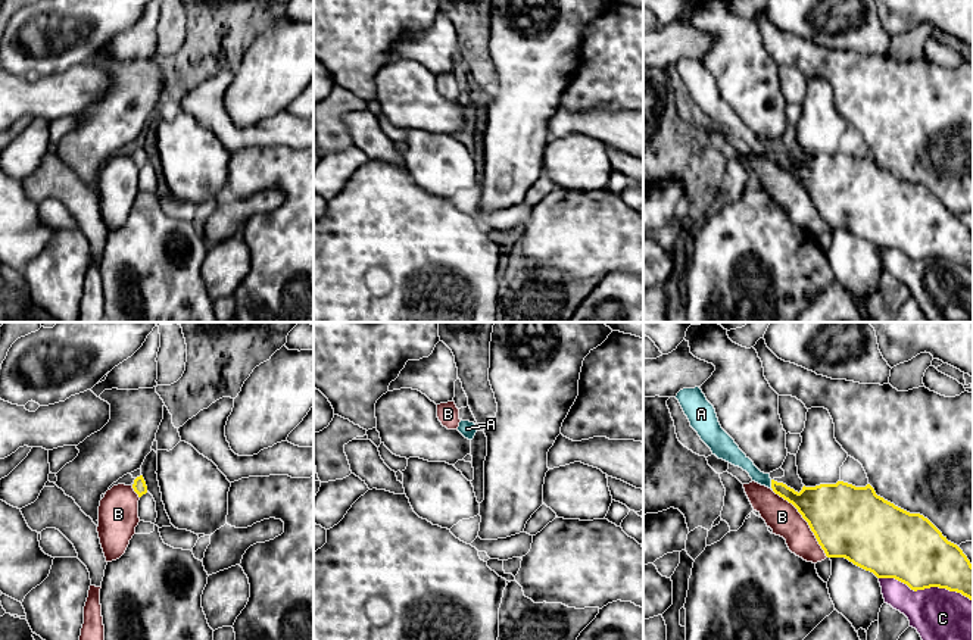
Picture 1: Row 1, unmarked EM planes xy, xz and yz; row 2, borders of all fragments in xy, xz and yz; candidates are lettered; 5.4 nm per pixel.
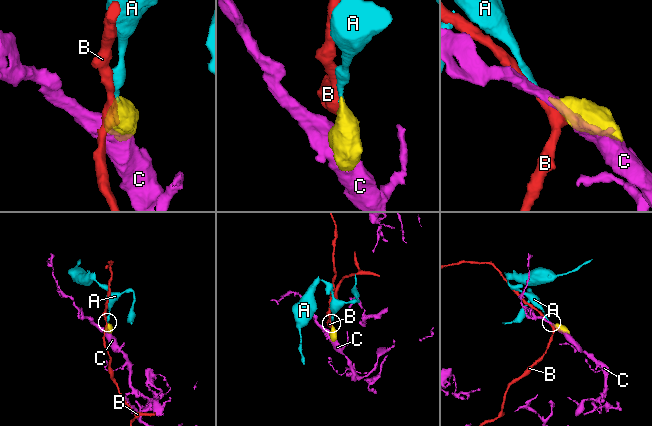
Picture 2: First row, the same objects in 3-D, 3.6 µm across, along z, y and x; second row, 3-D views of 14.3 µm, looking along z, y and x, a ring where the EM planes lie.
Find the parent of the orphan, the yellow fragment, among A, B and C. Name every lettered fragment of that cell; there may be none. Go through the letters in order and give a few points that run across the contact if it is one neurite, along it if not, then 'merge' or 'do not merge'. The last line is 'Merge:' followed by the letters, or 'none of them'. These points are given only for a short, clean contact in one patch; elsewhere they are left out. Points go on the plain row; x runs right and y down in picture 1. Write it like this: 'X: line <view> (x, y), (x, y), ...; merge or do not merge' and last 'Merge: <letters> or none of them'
A: line yz (813, 174), (798, 171), (772, 155), (758, 147), (736, 127); merge
B: line yz (772, 161), (797, 180), (828, 227); do not merge
C: do not merge
Merge: A

